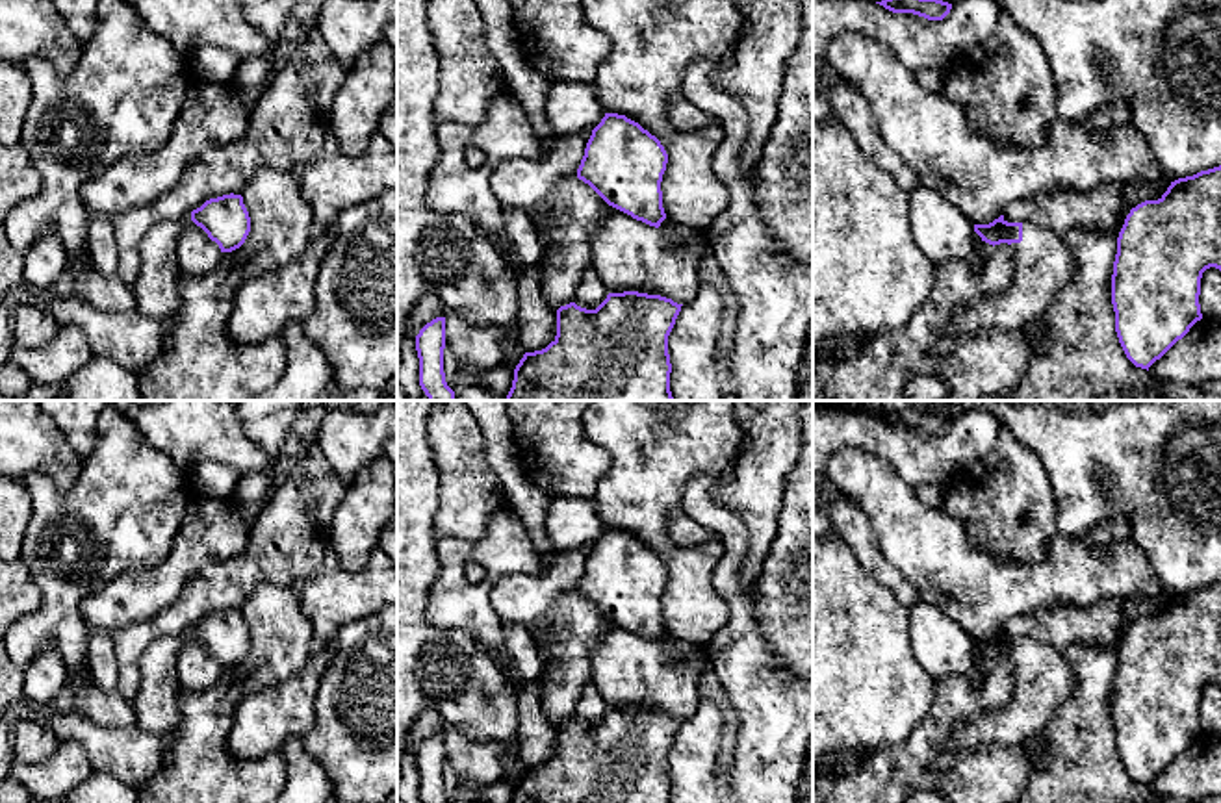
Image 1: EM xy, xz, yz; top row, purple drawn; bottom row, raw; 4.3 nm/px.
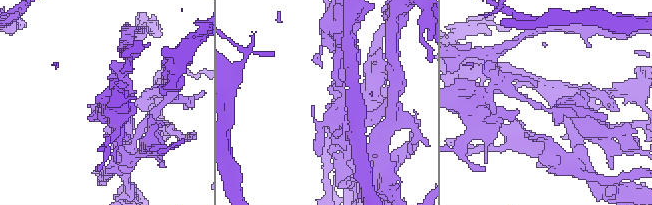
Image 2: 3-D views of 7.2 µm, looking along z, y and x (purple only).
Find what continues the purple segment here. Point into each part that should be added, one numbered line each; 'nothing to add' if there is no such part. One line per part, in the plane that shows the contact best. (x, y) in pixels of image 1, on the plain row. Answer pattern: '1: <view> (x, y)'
1: yz (1041, 679)

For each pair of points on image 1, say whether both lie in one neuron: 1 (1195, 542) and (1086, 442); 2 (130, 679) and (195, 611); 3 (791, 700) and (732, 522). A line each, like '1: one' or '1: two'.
1: one
2: one
3: one

